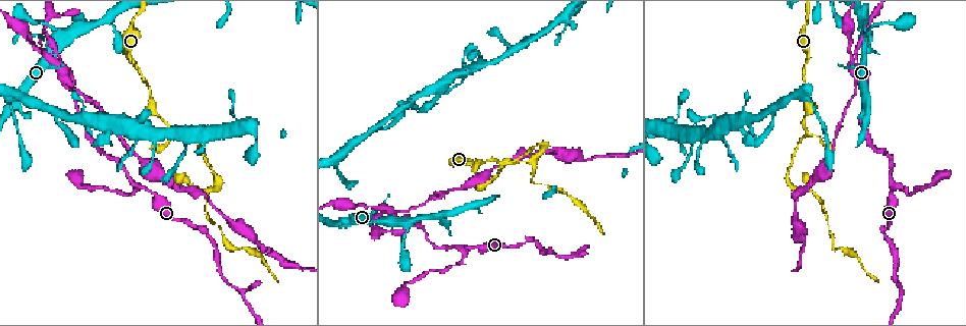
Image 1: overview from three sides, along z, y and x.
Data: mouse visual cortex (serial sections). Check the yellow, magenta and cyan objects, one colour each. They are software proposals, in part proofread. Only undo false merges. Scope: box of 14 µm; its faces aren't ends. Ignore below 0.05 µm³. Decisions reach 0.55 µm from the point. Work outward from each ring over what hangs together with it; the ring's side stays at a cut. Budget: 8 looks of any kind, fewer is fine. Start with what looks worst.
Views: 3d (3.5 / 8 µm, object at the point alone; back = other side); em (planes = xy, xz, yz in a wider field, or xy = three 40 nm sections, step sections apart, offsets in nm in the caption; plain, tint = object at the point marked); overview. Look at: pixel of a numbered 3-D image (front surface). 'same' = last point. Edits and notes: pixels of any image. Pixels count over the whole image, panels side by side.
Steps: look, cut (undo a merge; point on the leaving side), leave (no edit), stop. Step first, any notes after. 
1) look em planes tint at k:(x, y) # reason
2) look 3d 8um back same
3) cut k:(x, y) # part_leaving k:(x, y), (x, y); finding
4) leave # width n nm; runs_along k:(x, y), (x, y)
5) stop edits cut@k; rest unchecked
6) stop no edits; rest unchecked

look 3d 3.5um at 1:(465, 251) # three arms meet

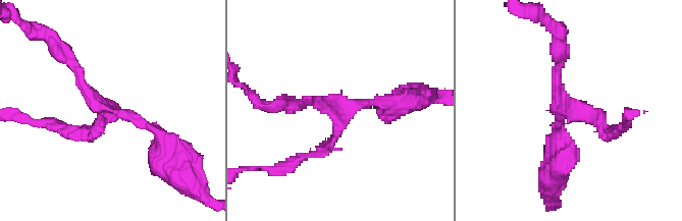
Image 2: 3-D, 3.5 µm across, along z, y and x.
look em planes tint at 2:(338, 115) # arms 3; arm_widths 150, 150, 200 nm; now the EM

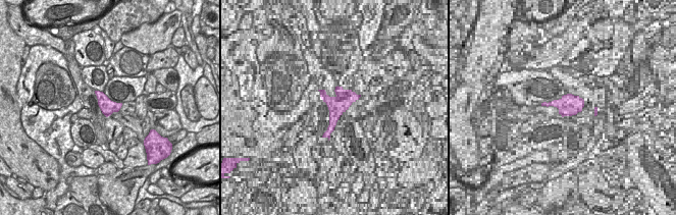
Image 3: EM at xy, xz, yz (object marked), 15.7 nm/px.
leave # runs_along 2:(164, 144), (152, 127), (105, 109), (70, 62); continuous, no second cell

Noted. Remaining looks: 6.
look 3d 8um at 1:(856, 78) # two arms at a narrow angle

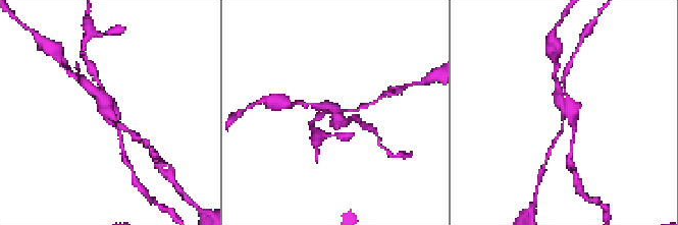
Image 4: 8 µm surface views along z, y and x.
look em xy step 2 tint at 4:(109, 113)

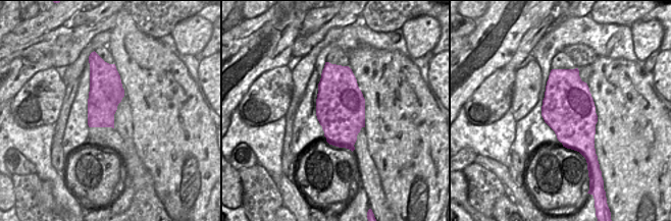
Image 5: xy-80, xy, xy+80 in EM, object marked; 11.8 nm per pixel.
cut 4:(559, 91) # arm_widths 150, 150, 150, 300 nm; part_leaving 4:(565, 111), (563, 129), (556, 138); a second cell is stuck on

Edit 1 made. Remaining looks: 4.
look 3d 8um at 1:(806, 131) # narrows sharply

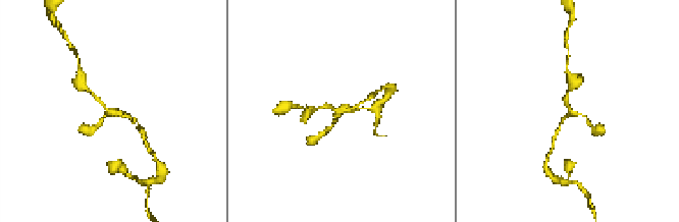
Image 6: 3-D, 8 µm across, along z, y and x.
look 3d 3.5um at 6:(570, 111)

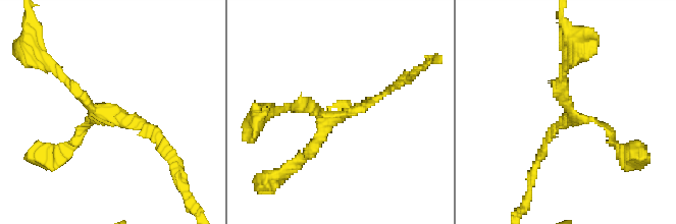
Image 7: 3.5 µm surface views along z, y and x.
look em xy step 3 tint at 7:(325, 113)

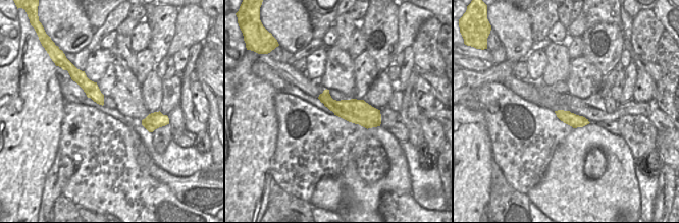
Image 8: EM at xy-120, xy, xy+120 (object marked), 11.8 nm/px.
leave # arms 3; arm_widths 100, 150, 150 nm; runs_along 7:(47, 60), (95, 111), (154, 135); one cell here

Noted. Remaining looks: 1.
stop edits cut@4; rest unchecked

